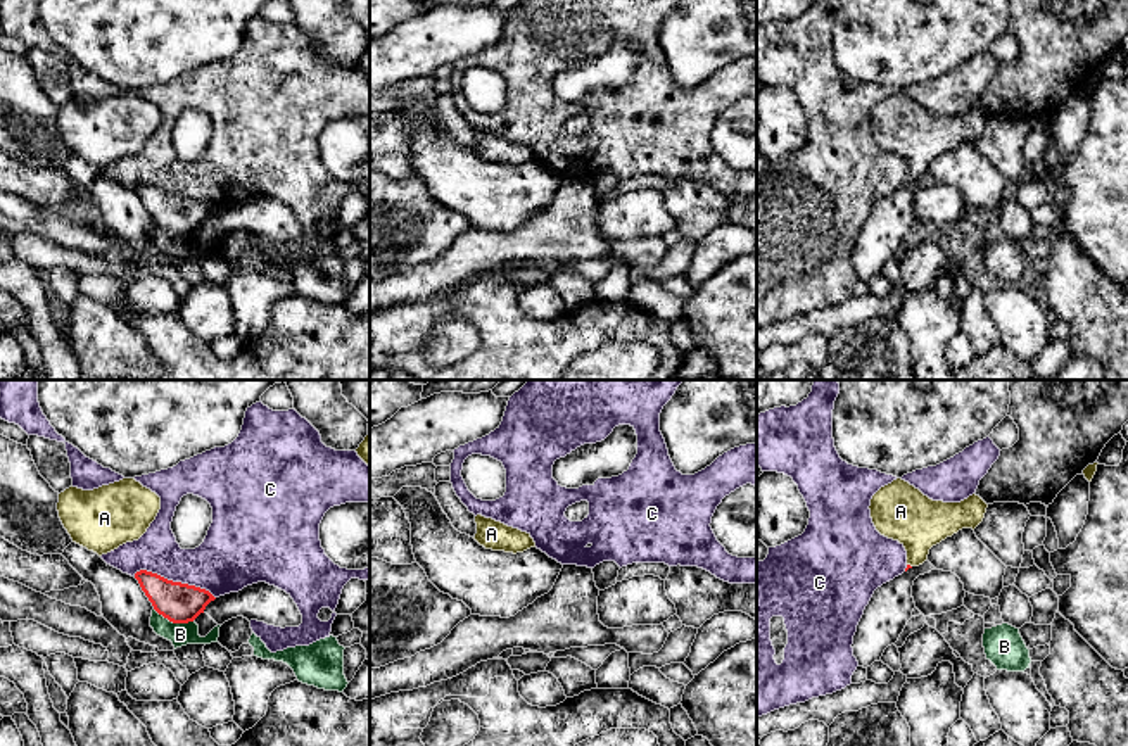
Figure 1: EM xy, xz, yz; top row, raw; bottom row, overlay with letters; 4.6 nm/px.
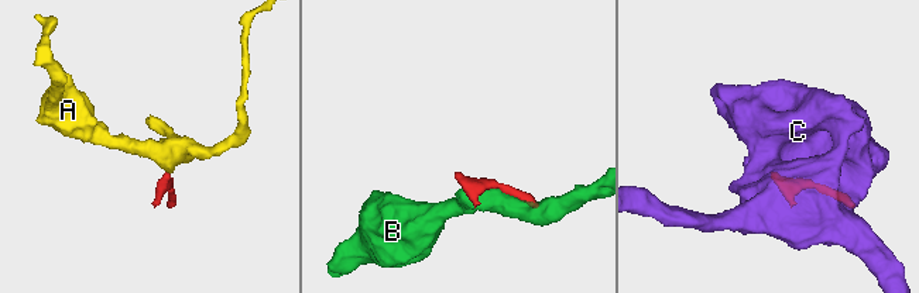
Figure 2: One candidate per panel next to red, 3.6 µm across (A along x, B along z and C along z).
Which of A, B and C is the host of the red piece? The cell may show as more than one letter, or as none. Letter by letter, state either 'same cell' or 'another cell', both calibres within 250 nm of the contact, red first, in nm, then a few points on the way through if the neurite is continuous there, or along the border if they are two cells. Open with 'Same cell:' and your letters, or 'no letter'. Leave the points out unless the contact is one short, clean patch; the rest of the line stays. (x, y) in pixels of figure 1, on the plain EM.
Same cell: A
A: same cell; 20 nm thick on the red side, 260 nm on the other; runs through yz (907, 178), (909, 178), (912, 137), (904, 126)
B: another cell; 190 nm thick on the red side, 110 nm on the other
C: another cell; 190 nm thick on the red side, 280 nm on the other

